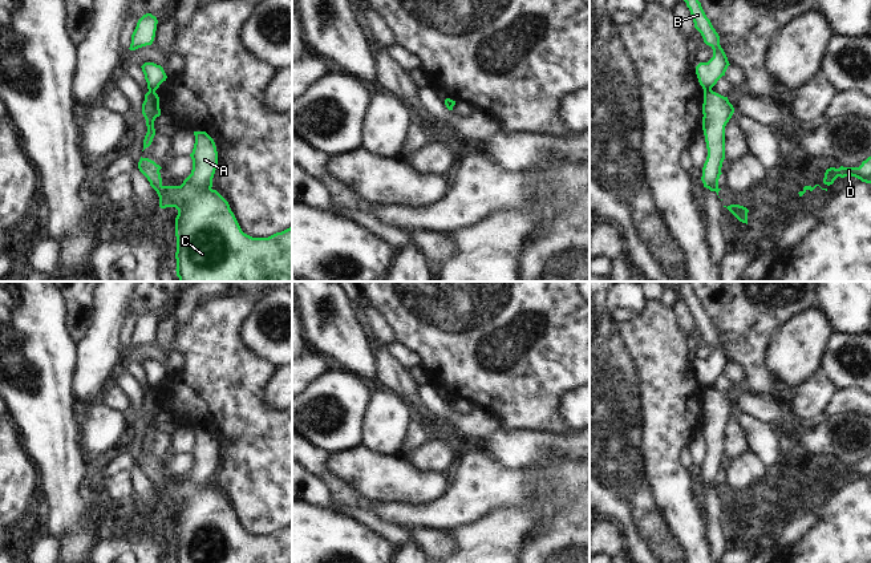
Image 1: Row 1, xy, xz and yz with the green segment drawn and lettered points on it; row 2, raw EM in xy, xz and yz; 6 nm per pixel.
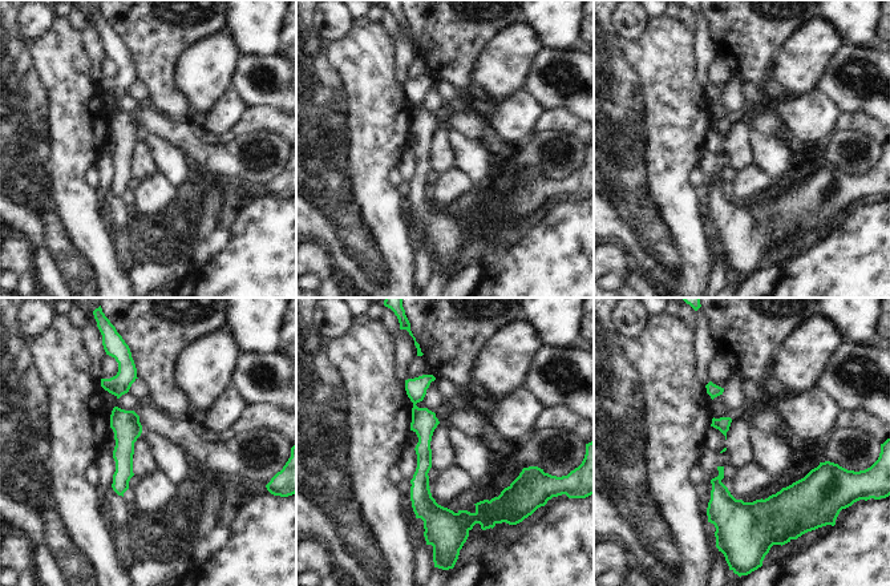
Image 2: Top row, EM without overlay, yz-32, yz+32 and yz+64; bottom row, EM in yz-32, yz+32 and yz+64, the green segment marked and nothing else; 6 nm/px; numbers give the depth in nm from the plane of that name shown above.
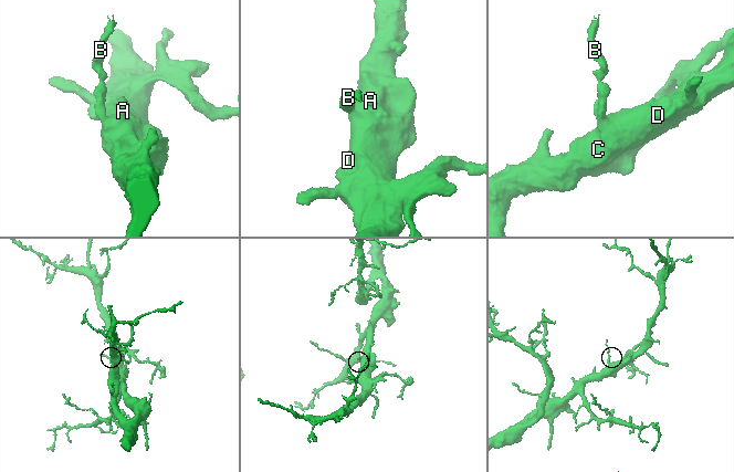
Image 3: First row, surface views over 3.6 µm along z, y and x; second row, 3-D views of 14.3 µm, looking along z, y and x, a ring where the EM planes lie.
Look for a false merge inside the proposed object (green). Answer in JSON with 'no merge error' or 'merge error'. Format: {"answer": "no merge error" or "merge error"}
{"answer": "merge error"}

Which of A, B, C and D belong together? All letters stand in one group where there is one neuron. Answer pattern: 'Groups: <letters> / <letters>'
Groups: A C D / B

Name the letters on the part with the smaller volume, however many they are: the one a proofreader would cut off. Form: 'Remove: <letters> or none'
Remove: B

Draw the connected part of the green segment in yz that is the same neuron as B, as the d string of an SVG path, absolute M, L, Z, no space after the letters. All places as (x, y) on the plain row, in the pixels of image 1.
M681 282L677 292L686 300L693 315L694 325L701 331L704 340L713 347L713 355L708 360L700 360L696 364L696 372L704 389L712 388L717 378L725 373L730 361L720 343L720 333L706 315L701 300L694 292L692 282Z

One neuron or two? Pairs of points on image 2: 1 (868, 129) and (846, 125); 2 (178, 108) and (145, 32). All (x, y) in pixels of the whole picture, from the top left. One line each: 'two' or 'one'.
1: one
2: one

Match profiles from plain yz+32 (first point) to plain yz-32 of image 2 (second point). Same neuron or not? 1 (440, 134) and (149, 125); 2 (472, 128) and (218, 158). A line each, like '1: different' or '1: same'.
1: different
2: same

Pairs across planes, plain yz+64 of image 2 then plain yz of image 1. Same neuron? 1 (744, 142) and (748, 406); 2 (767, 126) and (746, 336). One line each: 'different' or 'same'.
1: different
2: different

